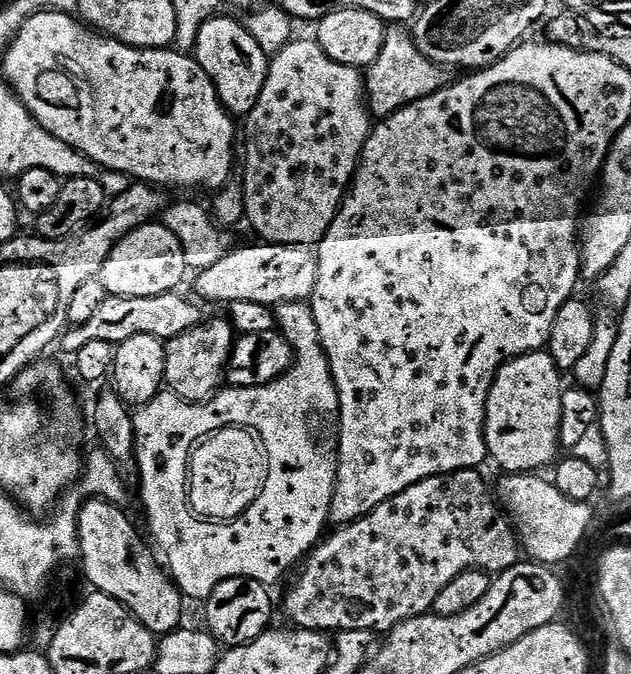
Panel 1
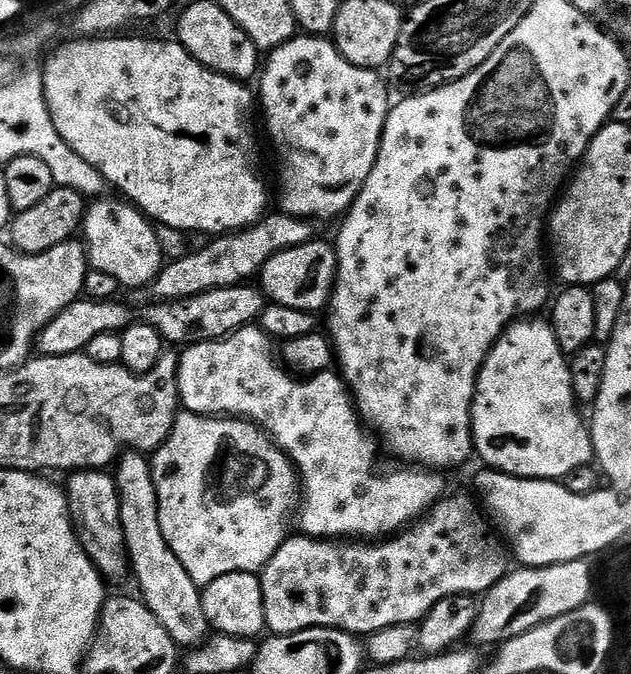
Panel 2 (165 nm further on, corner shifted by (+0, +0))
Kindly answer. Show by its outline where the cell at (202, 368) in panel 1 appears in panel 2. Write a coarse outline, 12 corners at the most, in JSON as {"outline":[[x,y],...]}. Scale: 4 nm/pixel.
{"outline":[[258,326],[179,353],[192,415],[263,428],[302,481],[299,531],[388,538],[446,489],[372,476],[343,375],[297,378]]}

